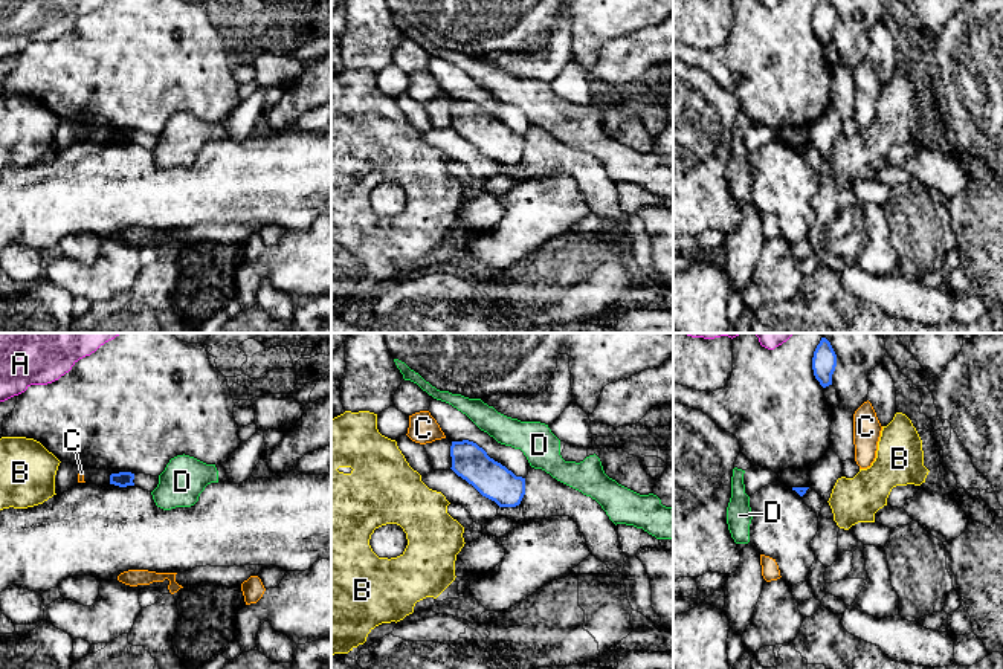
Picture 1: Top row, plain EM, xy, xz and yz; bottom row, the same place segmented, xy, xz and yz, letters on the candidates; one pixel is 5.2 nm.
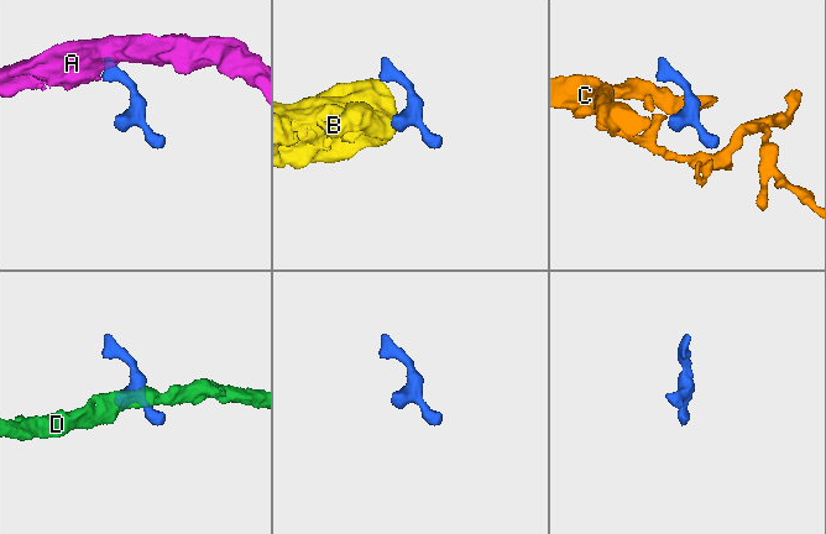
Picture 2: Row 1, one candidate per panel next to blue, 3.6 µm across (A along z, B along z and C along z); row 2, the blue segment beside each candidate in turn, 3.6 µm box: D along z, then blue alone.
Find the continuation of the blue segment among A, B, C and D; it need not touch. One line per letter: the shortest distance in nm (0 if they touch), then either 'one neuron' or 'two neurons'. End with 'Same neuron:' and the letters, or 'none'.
A: 140 nm apart; one neuron
B: 120 nm apart; two neurons
C: 50 nm apart; two neurons
D: 80 nm apart; two neurons
Same neuron: A

